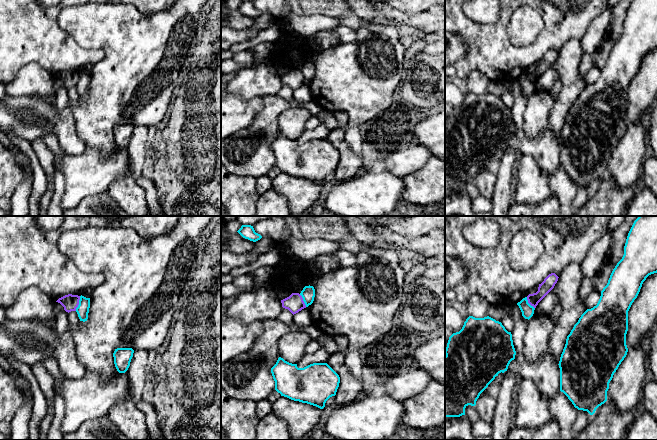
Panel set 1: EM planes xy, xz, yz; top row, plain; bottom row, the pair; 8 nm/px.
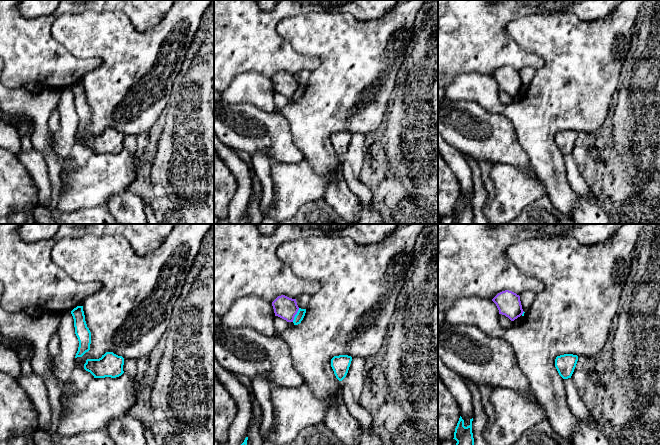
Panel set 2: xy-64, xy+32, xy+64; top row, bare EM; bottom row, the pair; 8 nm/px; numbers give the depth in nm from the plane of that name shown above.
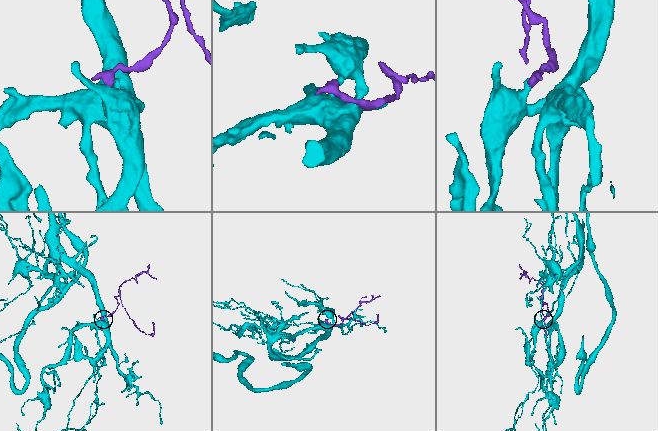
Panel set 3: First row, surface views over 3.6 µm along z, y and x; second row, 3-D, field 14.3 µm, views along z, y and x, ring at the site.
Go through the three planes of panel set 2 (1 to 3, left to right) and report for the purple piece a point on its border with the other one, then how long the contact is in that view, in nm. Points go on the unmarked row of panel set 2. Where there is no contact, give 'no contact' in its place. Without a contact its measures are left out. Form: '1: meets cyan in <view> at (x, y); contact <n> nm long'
1: no contact
2: meets cyan in xy+32 at (295, 91); contact 130 nm long
3: meets cyan in xy+64 at (523, 89); contact 40 nm long

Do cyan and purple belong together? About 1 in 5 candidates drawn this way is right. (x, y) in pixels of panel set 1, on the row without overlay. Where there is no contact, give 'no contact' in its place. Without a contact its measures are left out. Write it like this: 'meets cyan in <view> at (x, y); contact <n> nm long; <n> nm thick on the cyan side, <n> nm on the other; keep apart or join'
meets cyan in xy at (79, 79); contact 130 nm long; 100 nm thick on the cyan side, 130 nm on the other; keep apart

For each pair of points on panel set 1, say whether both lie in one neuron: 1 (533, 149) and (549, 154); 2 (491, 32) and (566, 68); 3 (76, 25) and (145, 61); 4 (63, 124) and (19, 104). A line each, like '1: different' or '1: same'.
1: same
2: different
3: same
4: same

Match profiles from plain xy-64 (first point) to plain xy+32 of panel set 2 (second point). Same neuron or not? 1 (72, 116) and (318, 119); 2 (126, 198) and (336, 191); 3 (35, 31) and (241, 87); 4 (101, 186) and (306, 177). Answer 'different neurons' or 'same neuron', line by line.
1: different neurons
2: same neuron
3: different neurons
4: same neuron

